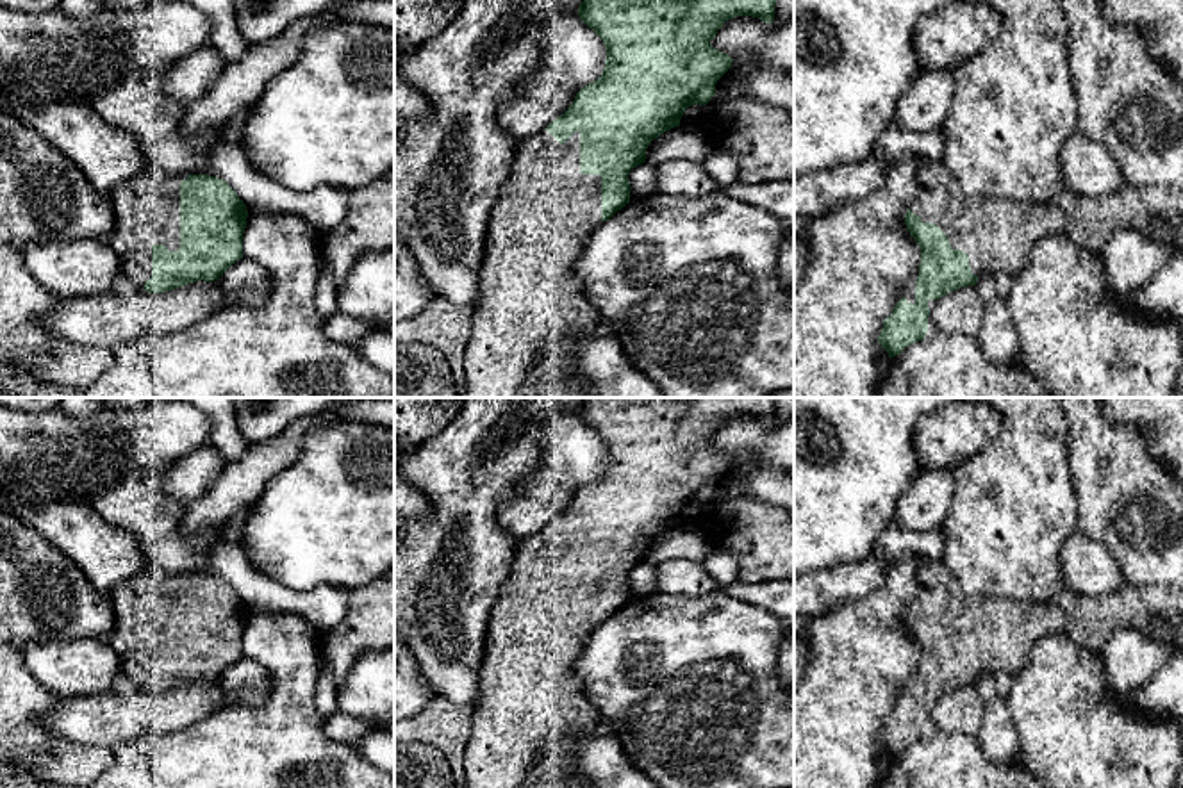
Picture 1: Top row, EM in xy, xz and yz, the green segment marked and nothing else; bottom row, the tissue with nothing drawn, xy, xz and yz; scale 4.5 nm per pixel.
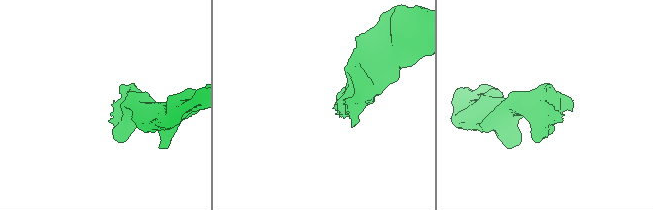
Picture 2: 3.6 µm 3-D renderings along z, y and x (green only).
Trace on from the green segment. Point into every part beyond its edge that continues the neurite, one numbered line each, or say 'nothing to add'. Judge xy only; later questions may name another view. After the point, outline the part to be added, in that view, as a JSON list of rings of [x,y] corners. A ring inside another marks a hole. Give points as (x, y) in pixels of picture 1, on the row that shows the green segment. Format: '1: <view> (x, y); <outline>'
1: xy (147, 205); [[[145,164],[109,193],[114,228],[107,242],[120,257],[125,282],[143,289],[152,278],[152,246],[180,248],[180,184],[187,175],[170,175]]]

